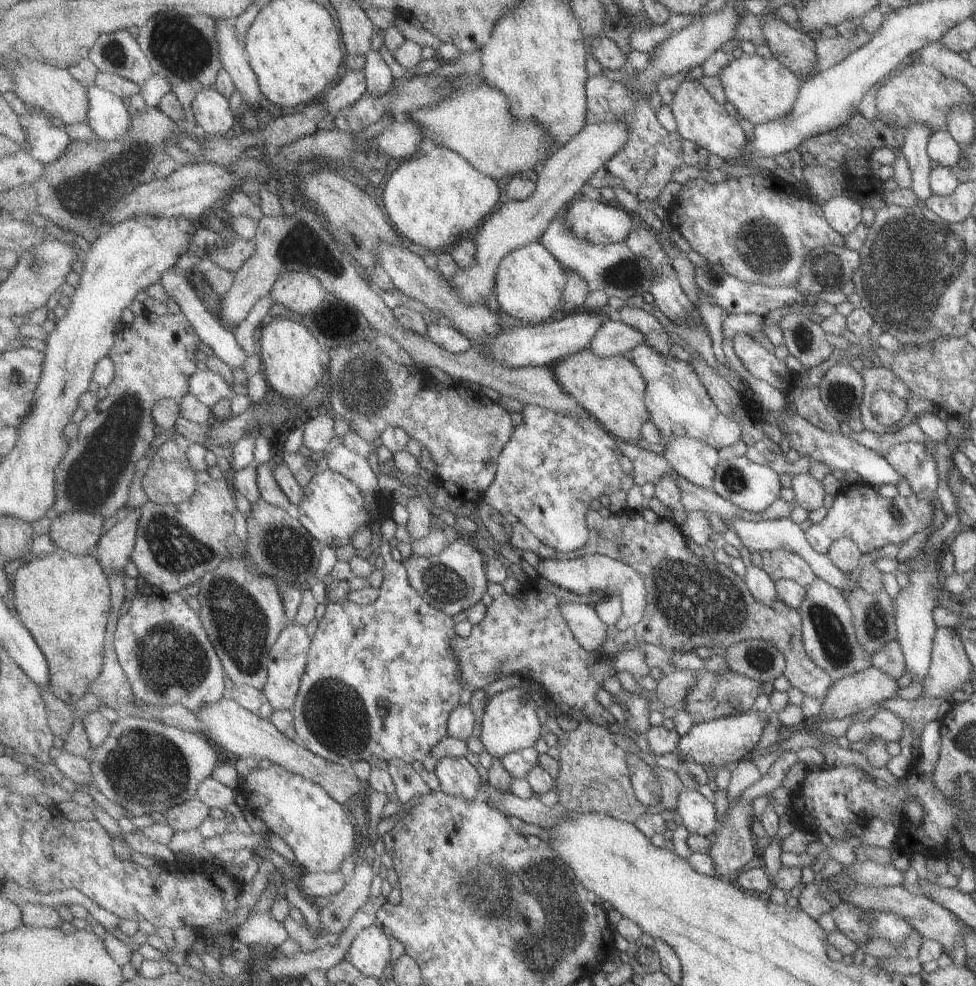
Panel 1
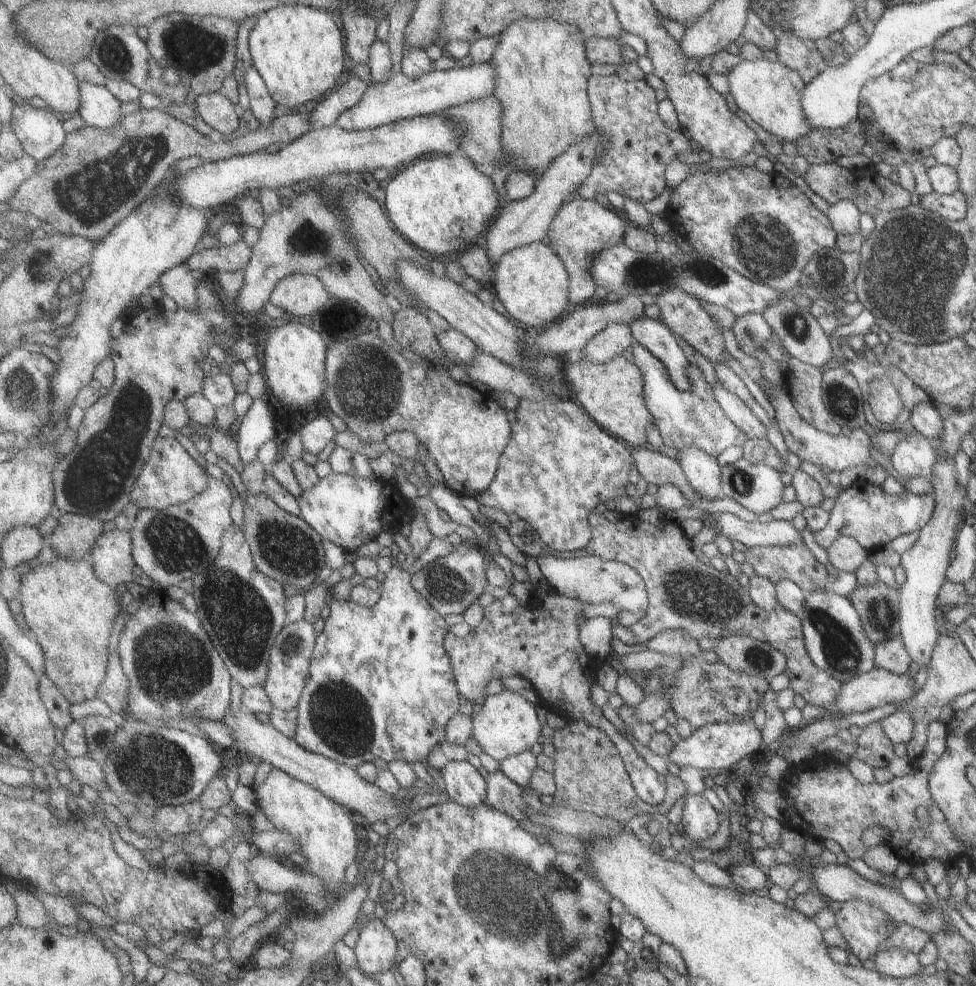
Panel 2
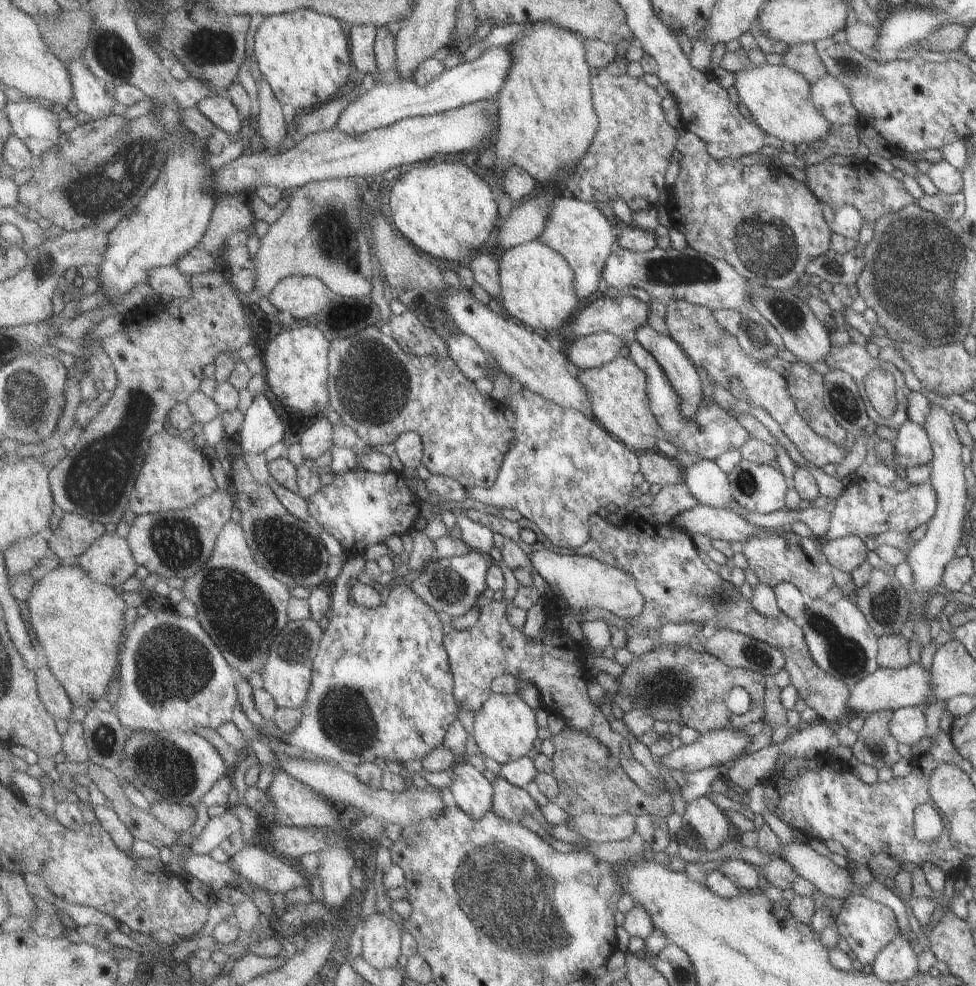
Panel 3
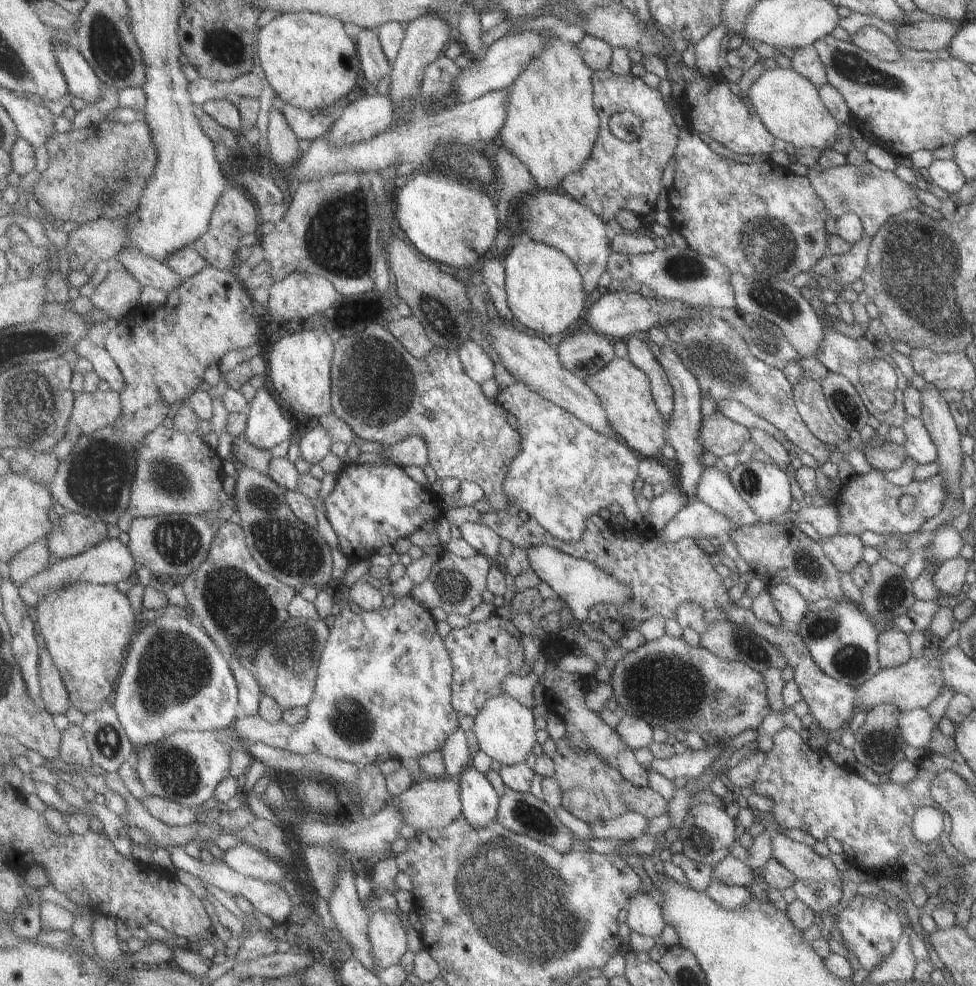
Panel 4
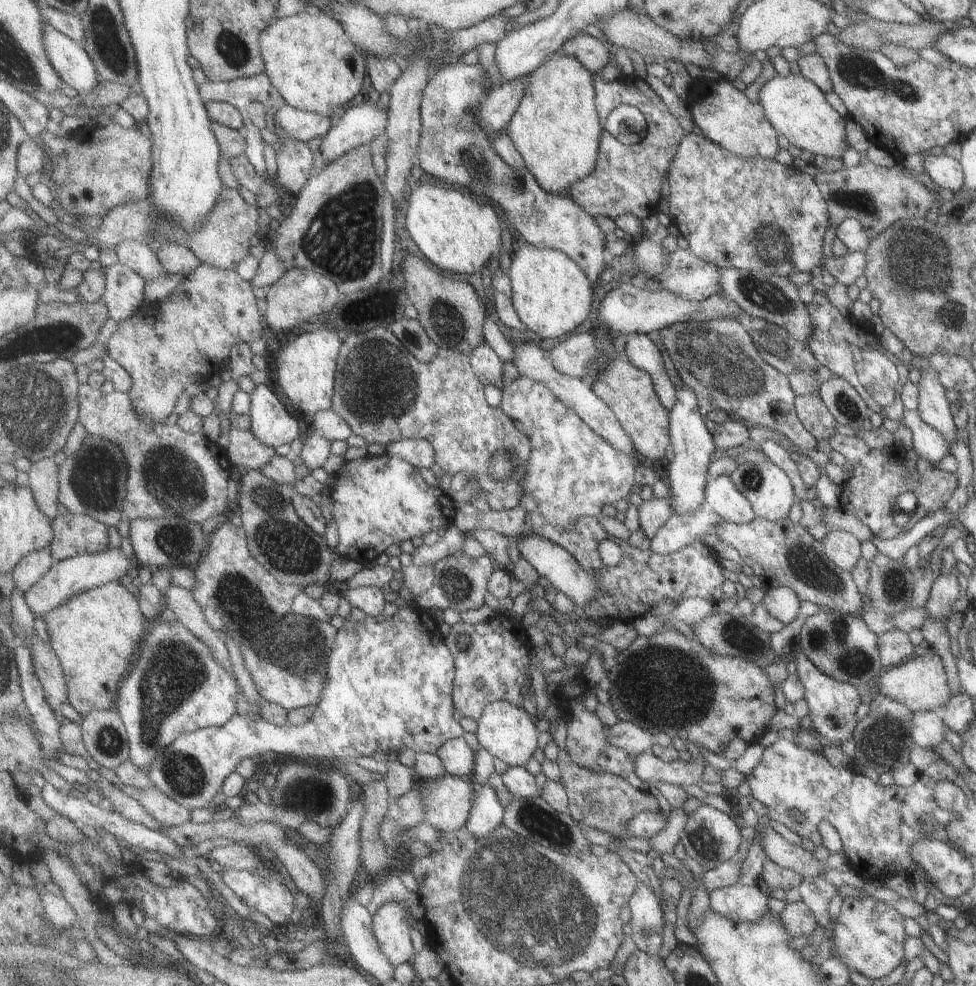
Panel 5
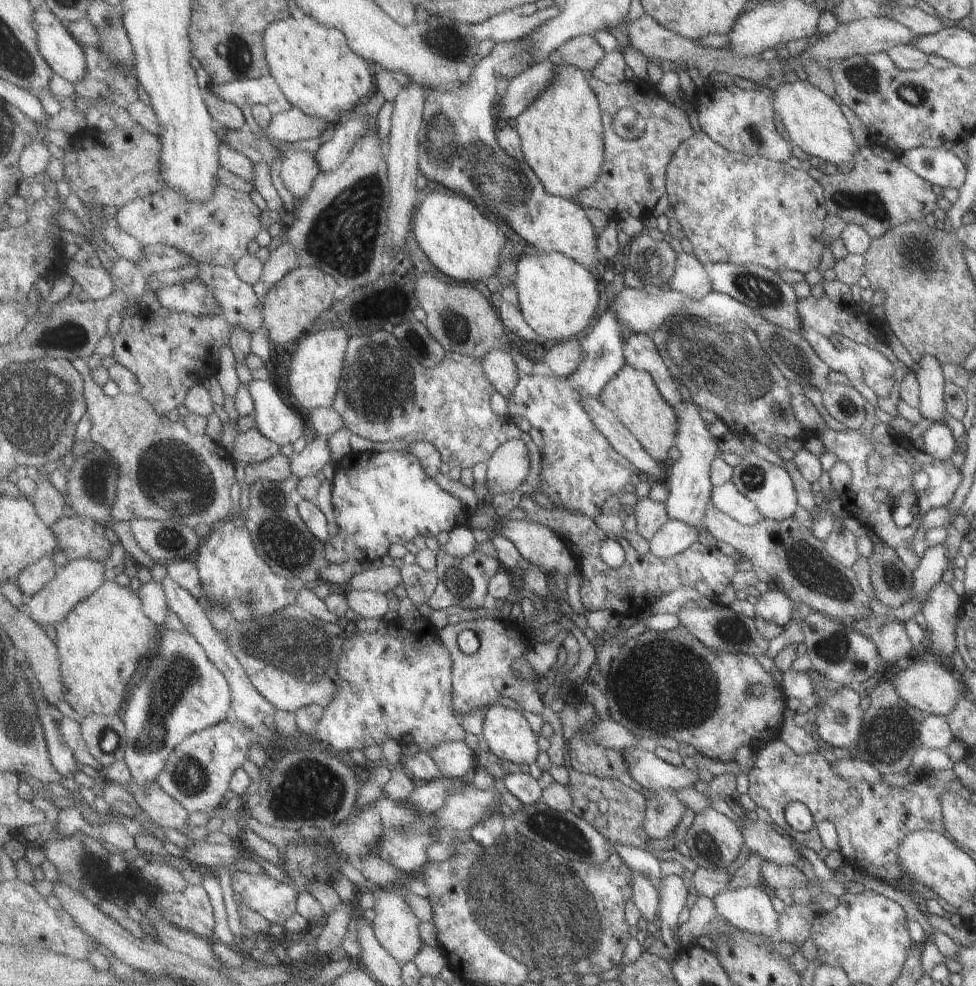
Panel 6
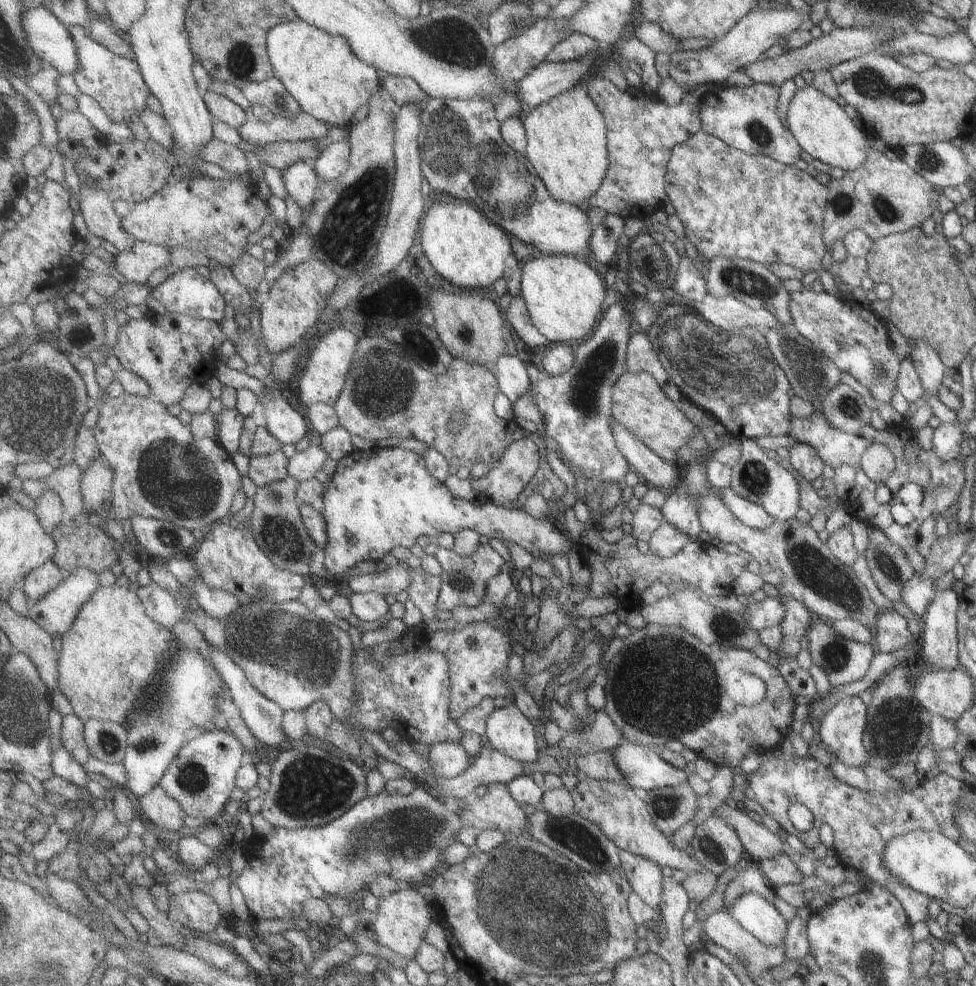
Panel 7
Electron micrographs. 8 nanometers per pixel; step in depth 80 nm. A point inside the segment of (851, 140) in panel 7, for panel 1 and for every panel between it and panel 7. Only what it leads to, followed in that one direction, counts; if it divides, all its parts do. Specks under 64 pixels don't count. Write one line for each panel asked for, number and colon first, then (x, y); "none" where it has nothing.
1: (761, 89)
2: (769, 92)
3: (778, 98)
4: (788, 104)
5: (797, 108)
6: (814, 123)

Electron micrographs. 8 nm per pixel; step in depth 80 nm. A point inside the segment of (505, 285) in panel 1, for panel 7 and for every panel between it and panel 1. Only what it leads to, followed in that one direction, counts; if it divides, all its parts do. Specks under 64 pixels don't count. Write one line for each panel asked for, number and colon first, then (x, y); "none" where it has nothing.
2: (532, 283)
3: (538, 284)
4: (546, 292)
5: (553, 295)
6: (559, 297)
7: (564, 295)

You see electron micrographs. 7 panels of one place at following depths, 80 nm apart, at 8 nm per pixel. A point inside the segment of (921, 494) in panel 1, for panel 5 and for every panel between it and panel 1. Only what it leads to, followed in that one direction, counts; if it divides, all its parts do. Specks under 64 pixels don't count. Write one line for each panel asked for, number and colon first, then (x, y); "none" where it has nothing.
2: (913, 454)
3: (911, 446)
4: (918, 445)
5: (927, 444)

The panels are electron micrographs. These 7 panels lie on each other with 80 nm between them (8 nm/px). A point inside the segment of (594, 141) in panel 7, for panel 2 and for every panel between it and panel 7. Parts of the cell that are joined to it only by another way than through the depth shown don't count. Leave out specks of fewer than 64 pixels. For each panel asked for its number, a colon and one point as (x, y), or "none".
2: (543, 69)
3: (548, 122)
4: (553, 125)
5: (557, 128)
6: (562, 133)

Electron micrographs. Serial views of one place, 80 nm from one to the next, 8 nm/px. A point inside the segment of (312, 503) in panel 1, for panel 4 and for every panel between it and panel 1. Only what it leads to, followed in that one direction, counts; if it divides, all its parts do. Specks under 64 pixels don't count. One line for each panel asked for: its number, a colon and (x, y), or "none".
2: (348, 510)
3: (360, 508)
4: (372, 506)

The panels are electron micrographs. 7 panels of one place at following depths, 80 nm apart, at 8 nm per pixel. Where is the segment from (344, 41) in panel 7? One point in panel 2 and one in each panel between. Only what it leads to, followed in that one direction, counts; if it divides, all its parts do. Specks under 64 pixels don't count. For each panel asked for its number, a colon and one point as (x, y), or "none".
2: (299, 50)
3: (304, 55)
4: (309, 60)
5: (308, 57)
6: (315, 66)

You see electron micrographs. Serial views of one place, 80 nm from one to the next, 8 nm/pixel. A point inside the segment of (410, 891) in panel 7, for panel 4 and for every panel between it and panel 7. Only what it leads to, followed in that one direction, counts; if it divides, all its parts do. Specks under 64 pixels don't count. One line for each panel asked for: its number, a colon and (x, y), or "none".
4: (389, 938)
5: (392, 928)
6: (397, 928)

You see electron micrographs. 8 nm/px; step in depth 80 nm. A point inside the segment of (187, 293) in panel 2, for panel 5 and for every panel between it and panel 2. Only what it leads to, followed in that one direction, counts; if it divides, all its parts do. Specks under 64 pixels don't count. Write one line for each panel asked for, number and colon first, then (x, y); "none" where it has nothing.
3: (169, 280)
4: (150, 271)
5: (139, 256)

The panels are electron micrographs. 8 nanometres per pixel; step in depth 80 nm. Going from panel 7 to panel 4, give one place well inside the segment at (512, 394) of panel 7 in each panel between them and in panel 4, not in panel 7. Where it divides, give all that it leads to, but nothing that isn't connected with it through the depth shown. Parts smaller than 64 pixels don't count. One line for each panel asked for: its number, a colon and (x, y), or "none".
4: (478, 363)
5: (489, 367)
6: (502, 370)

